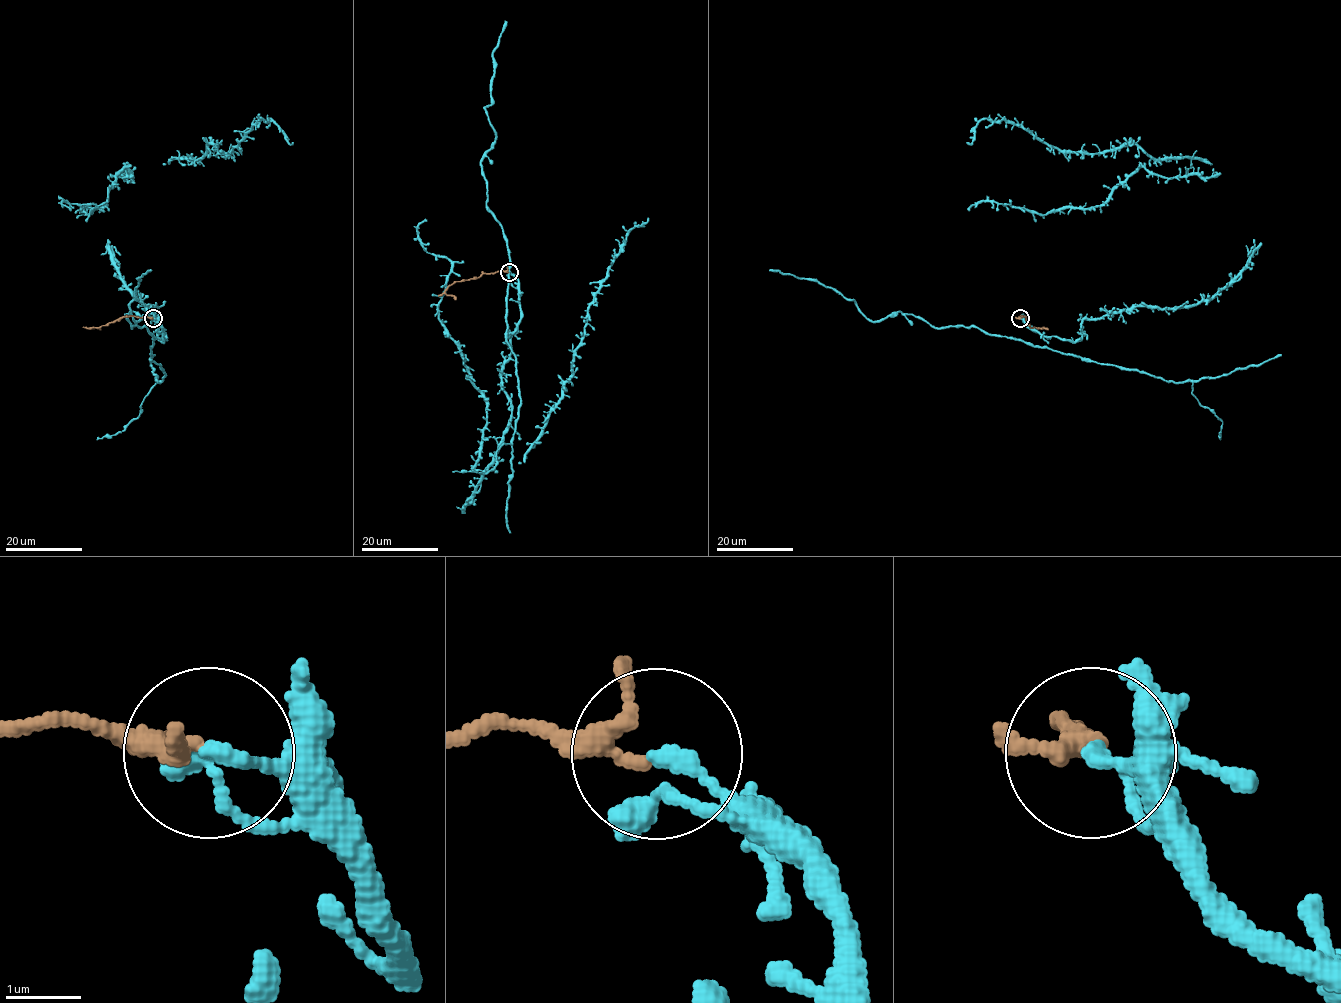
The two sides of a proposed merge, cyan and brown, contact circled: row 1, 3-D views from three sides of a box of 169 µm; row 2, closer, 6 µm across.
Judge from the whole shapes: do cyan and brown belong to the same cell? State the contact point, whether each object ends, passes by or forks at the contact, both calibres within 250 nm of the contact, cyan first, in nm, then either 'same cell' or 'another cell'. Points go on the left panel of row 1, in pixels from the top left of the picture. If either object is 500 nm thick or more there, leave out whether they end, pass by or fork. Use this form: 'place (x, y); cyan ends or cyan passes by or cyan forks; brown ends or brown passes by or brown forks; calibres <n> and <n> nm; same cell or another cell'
place (153, 318); cyan forks; brown passes by; calibres 130 and 200 nm; another cell

